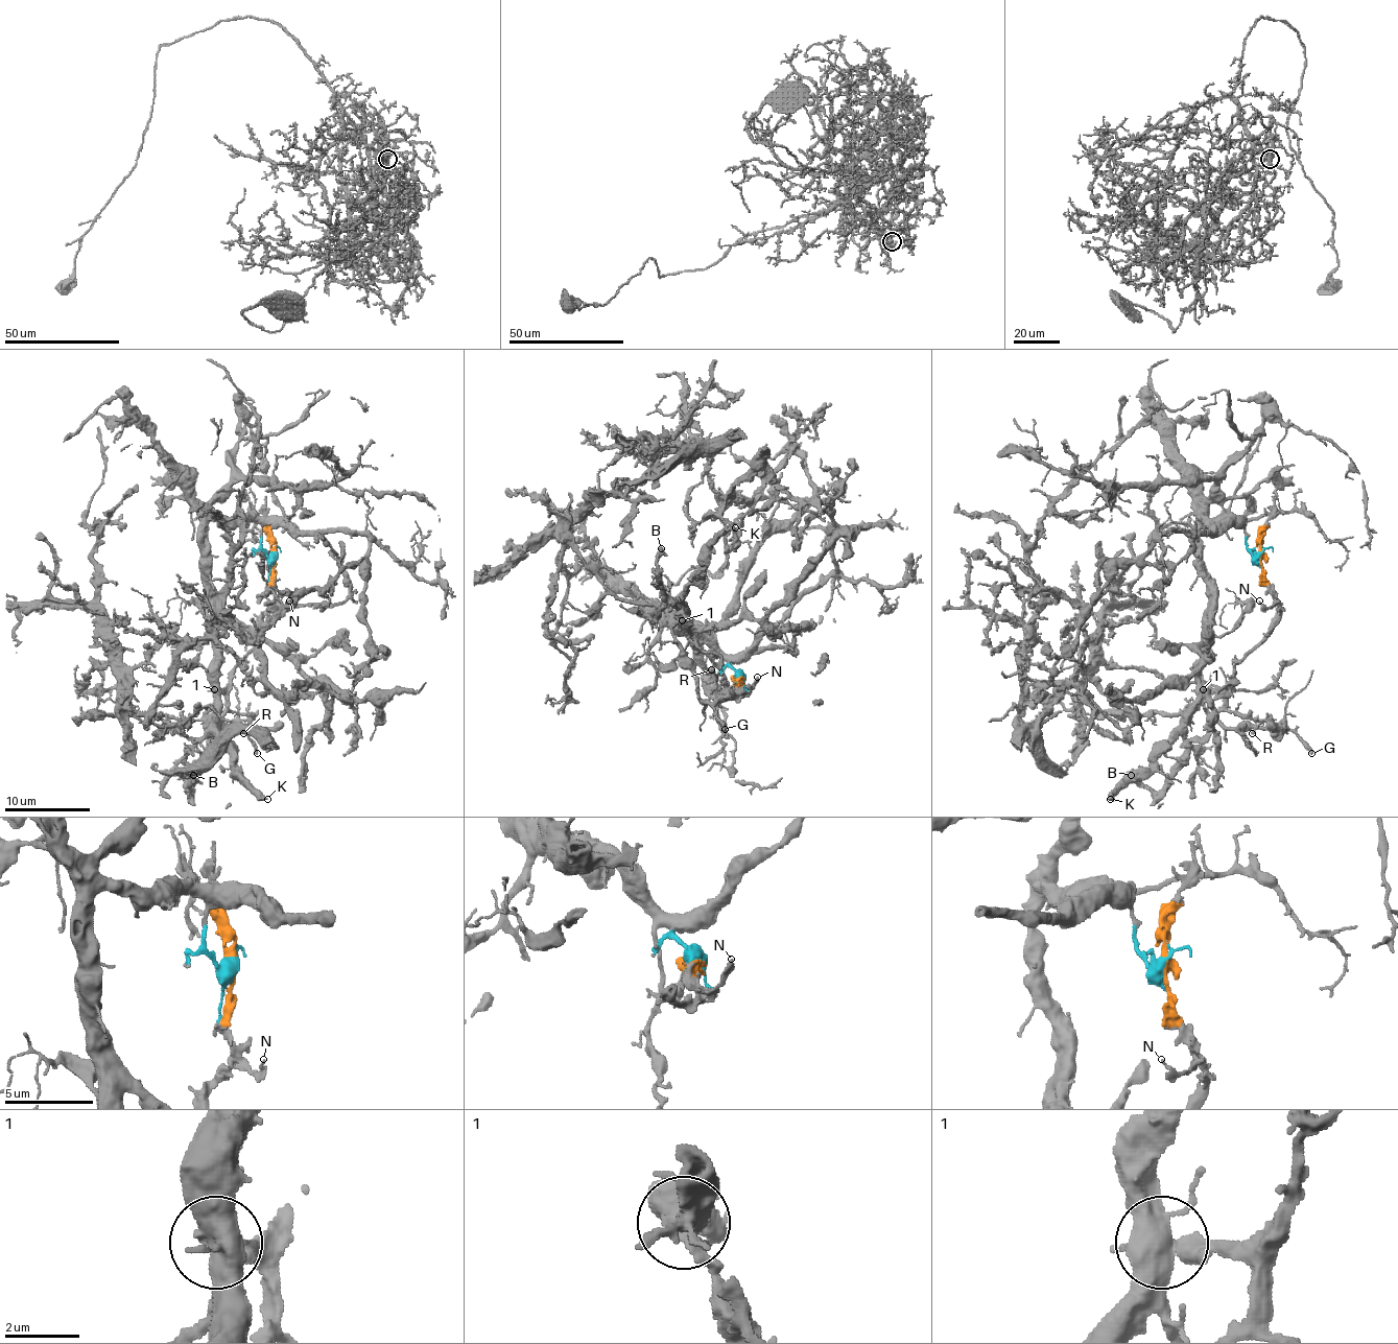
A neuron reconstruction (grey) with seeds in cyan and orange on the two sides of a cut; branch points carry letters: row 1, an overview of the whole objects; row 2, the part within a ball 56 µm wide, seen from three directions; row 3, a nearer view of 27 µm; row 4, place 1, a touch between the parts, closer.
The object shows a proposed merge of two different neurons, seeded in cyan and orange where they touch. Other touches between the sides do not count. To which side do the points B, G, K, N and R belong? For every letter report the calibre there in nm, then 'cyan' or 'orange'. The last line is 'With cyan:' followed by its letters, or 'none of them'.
B: 460 nm thick; orange
G: 320 nm thick; cyan
K: 420 nm thick; cyan
N: 170 nm thick; orange
R: 200 nm thick; orange
With cyan: G, K

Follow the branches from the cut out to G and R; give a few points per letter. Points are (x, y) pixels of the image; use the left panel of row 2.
G: (274, 555), (253, 520), (208, 522), (214, 663), (204, 718), (240, 725), (257, 753)
R: (274, 555), (274, 602), (263, 618), (257, 644), (236, 665), (227, 693), (229, 708), (253, 718), (244, 734)

